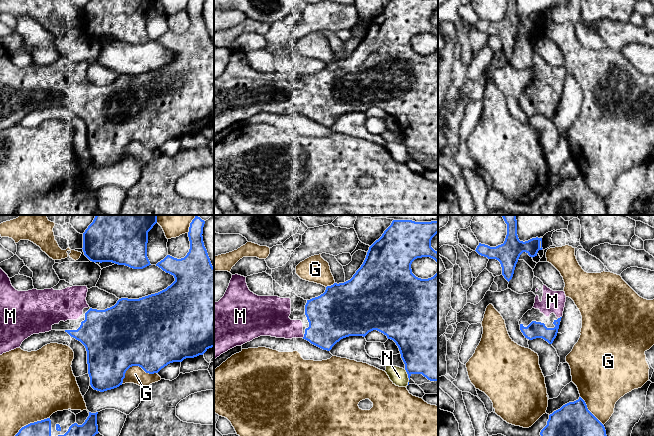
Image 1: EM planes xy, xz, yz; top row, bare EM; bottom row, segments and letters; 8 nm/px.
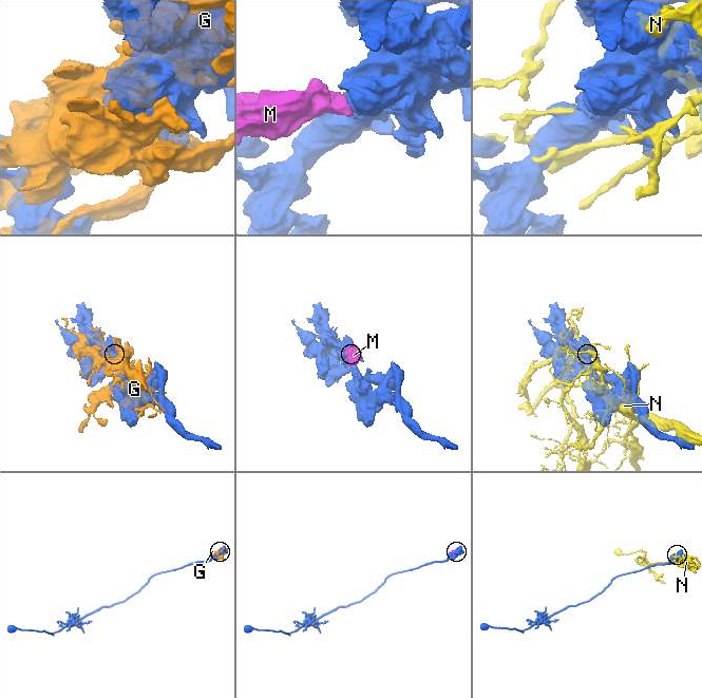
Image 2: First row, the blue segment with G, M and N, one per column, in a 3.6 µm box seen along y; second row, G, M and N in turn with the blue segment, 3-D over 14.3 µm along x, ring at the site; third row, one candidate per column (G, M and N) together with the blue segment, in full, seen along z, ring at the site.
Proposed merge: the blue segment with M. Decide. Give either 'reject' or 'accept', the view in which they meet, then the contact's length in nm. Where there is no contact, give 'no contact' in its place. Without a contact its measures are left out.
accept | xz | 40 nm

